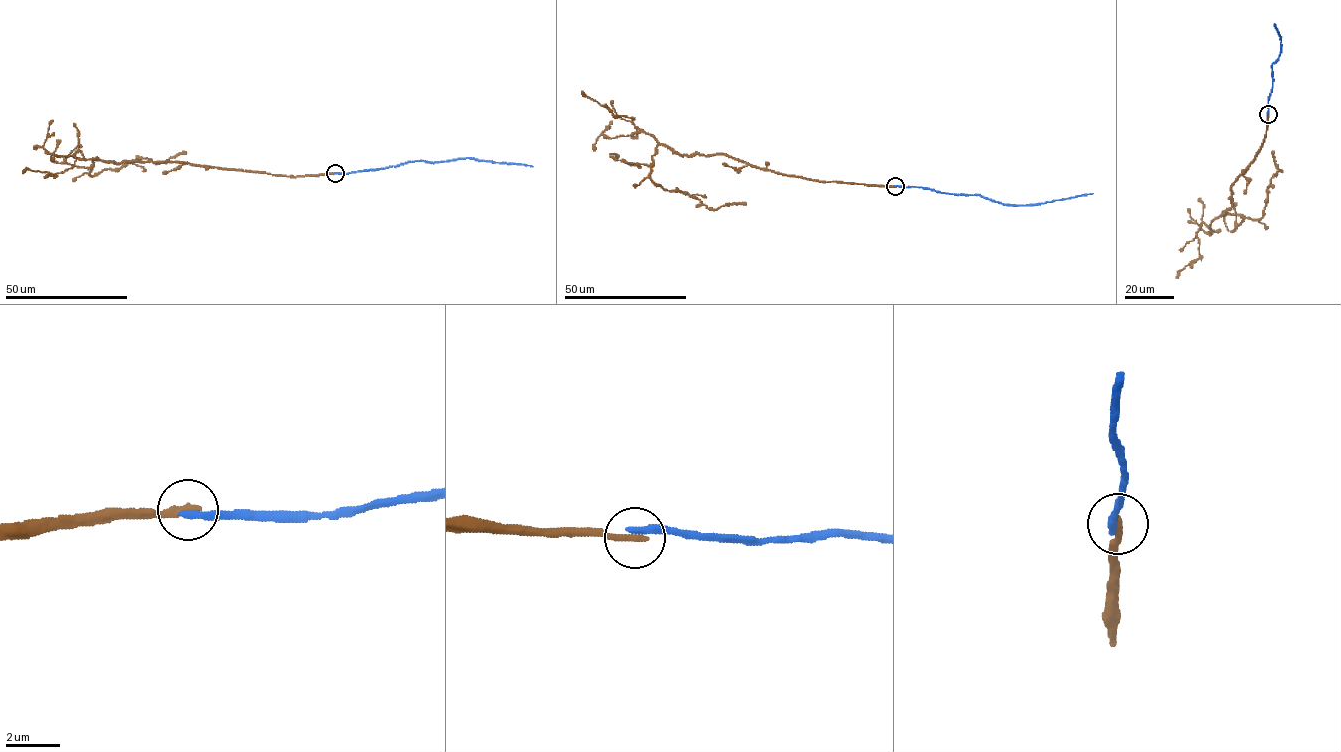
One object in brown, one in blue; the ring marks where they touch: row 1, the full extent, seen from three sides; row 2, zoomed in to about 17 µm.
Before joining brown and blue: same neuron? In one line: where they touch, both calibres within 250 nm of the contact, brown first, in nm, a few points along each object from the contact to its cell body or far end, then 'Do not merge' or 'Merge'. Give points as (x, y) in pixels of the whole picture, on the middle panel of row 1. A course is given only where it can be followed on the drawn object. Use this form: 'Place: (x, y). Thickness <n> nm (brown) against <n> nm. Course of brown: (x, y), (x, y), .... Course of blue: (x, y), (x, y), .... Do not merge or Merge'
Place: (895, 186). Thickness 320 nm (brown) against 280 nm. Course of brown: (895, 187), (816, 181), (723, 154), (656, 147), (649, 175), (655, 184), (715, 210), (746, 203). Course of blue: (895, 186), (981, 195), (1005, 204), (1026, 205), (1092, 194). Do not merge

